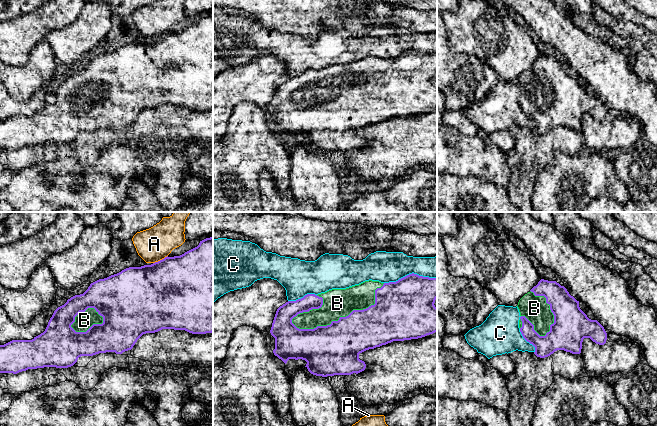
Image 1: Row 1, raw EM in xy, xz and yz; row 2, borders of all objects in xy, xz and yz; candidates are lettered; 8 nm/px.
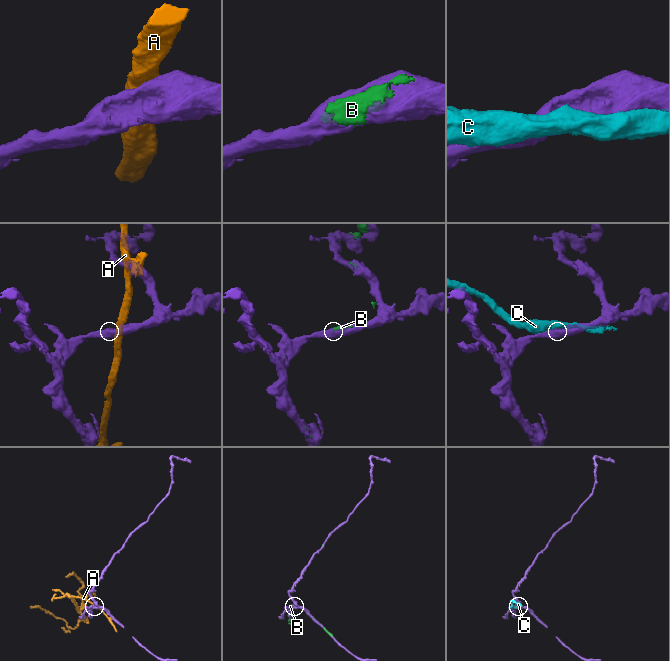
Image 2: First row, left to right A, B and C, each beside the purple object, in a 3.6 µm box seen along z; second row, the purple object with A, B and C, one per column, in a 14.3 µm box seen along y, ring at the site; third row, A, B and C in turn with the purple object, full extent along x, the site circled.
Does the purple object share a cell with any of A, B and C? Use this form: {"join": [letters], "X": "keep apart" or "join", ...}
{"join": ["B"], "A": "keep apart", "B": "join", "C": "keep apart"}

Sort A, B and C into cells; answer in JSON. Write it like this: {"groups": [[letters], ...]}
{"groups": [["A"], ["B"], ["C"]]}

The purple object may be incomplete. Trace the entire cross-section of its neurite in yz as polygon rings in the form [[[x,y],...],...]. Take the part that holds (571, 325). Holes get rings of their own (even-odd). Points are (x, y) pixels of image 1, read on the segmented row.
[[[541,279],[519,300],[517,307],[521,316],[520,332],[535,347],[534,354],[537,357],[548,357],[557,350],[580,354],[584,338],[590,338],[599,345],[606,343],[607,333],[604,327],[597,320],[589,319],[580,309],[579,301],[556,281]]]

